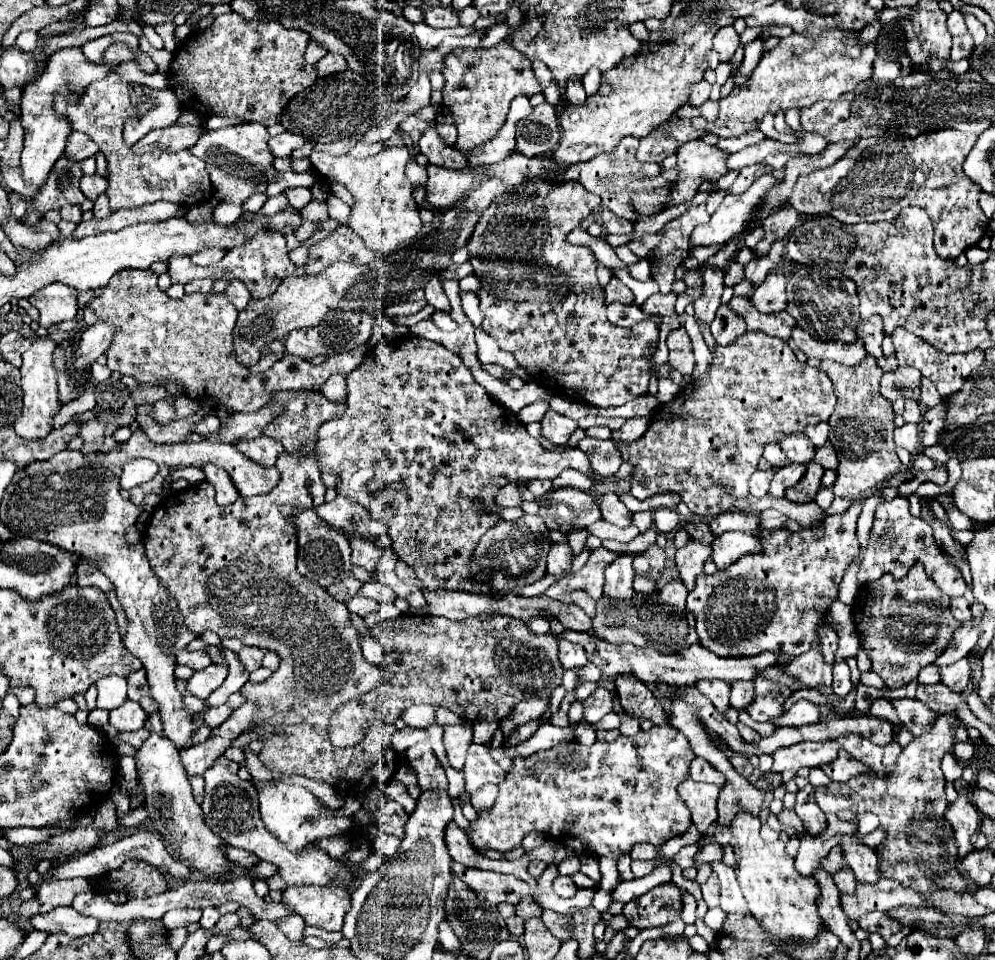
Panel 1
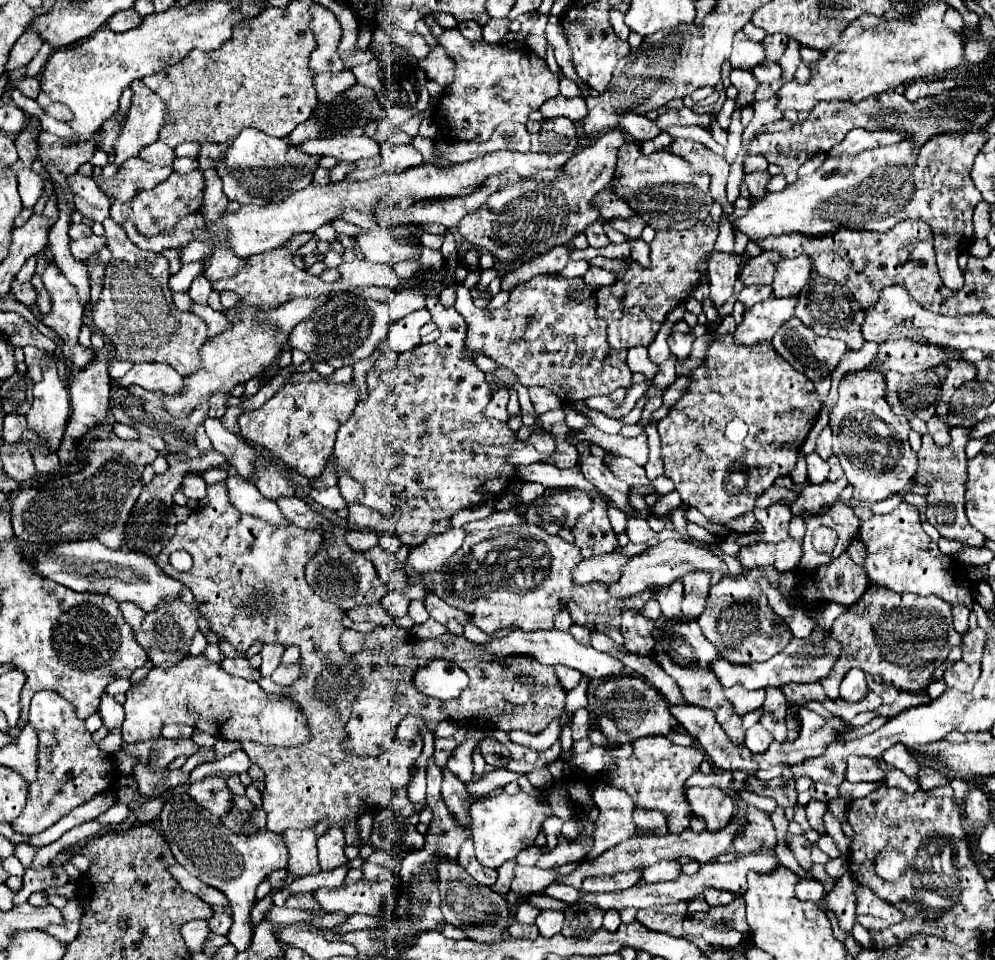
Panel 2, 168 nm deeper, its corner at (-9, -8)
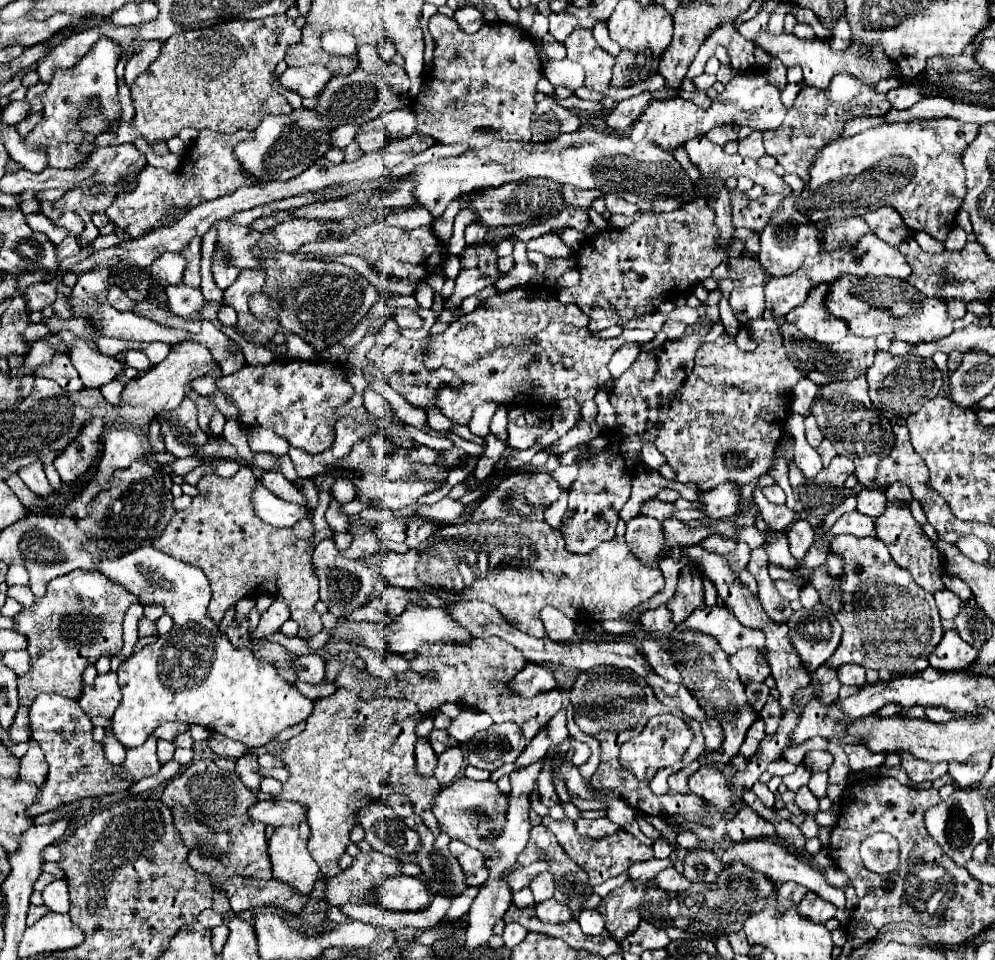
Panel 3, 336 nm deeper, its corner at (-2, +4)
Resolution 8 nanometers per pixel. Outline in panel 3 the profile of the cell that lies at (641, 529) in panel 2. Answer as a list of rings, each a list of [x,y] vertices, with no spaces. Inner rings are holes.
[[[638,516],[626,524],[626,544],[630,552],[644,564],[656,564],[666,558],[662,522]]]

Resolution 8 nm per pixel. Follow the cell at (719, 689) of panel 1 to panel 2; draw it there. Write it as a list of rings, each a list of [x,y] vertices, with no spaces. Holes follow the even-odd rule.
[[[731,686],[731,688],[725,688],[725,698],[731,702],[735,714],[739,716],[745,716],[747,712],[753,712],[757,708],[761,708],[763,700],[765,700],[765,690],[745,690],[741,686]]]

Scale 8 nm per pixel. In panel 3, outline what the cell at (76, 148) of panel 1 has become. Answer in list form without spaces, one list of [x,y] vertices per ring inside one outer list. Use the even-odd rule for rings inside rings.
[[[40,113],[30,114],[30,116],[26,116],[20,124],[16,124],[16,130],[18,130],[18,134],[24,138],[34,126],[40,121]]]

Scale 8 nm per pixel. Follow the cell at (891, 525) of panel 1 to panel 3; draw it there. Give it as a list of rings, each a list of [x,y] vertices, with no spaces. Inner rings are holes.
[[[886,504],[884,514],[880,518],[876,518],[874,522],[876,522],[876,536],[886,544],[886,548],[890,550],[894,562],[914,576],[914,582],[918,586],[922,586],[926,592],[932,592],[932,594],[944,588],[944,584],[940,580],[942,564],[938,560],[938,552],[934,550],[930,538],[922,532],[920,524],[912,518],[908,506]]]

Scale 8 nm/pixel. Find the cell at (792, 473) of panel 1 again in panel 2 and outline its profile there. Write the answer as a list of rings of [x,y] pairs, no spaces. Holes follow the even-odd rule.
[[[777,502],[769,508],[755,508],[755,516],[763,526],[763,536],[759,542],[781,542],[785,538],[789,538],[787,526],[793,518],[791,514],[791,504],[787,502]]]

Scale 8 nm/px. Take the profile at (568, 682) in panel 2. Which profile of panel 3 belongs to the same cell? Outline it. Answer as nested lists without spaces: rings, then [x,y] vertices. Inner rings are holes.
[[[528,662],[526,668],[522,668],[506,686],[512,690],[512,696],[532,698],[534,694],[552,690],[556,686],[556,678],[550,670],[534,662]]]

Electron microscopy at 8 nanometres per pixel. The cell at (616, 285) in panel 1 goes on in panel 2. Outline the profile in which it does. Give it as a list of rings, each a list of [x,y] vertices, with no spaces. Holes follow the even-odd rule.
[[[719,202],[713,204],[709,216],[687,230],[661,230],[651,242],[651,268],[643,270],[635,260],[631,260],[631,270],[617,274],[613,286],[599,288],[599,308],[597,314],[607,320],[607,342],[615,350],[629,350],[633,346],[649,346],[665,316],[671,308],[681,304],[691,290],[699,284],[699,274],[695,264],[711,252],[719,234]]]

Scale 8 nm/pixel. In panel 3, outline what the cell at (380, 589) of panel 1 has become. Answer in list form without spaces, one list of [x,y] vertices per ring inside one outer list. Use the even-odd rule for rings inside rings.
[[[386,586],[384,594],[382,594],[382,600],[386,602],[390,616],[400,616],[400,612],[406,610],[406,594],[404,594],[402,588]]]

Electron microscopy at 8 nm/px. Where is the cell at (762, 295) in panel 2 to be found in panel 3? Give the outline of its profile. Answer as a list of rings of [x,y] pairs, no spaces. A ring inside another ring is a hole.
[[[752,286],[744,290],[734,290],[730,296],[730,306],[734,308],[736,318],[742,326],[748,326],[748,322],[762,316],[766,304],[764,304],[764,288]]]

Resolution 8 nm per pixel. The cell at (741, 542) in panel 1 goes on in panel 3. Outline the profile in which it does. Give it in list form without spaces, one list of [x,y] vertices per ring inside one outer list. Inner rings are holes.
[[[796,520],[790,530],[788,530],[788,540],[790,540],[790,554],[796,560],[802,560],[808,552],[808,548],[812,546],[812,538],[814,538],[814,530],[808,524],[808,520]]]

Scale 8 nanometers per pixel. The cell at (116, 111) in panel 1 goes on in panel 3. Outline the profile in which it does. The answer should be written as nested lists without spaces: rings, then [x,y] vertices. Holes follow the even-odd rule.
[[[200,130],[198,138],[186,152],[190,153],[190,156],[186,155],[183,159],[178,170],[181,172],[168,172],[164,168],[146,166],[138,174],[136,190],[116,196],[114,204],[106,210],[106,216],[116,226],[120,226],[128,236],[140,238],[146,232],[150,232],[152,226],[156,222],[160,222],[174,208],[196,206],[206,200],[228,196],[228,194],[234,194],[242,186],[258,186],[260,182],[252,182],[252,178],[248,178],[248,174],[244,174],[244,170],[240,170],[240,162],[236,162],[236,158],[234,158],[234,148],[248,138],[252,138],[252,132],[220,134],[220,132]],[[190,158],[196,158],[197,161],[192,161]]]

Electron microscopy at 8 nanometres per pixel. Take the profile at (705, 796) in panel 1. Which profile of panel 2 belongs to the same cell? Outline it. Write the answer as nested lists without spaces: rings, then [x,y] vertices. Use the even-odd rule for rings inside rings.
[[[689,788],[687,800],[697,818],[701,818],[709,832],[725,828],[735,812],[733,798],[719,788]]]

